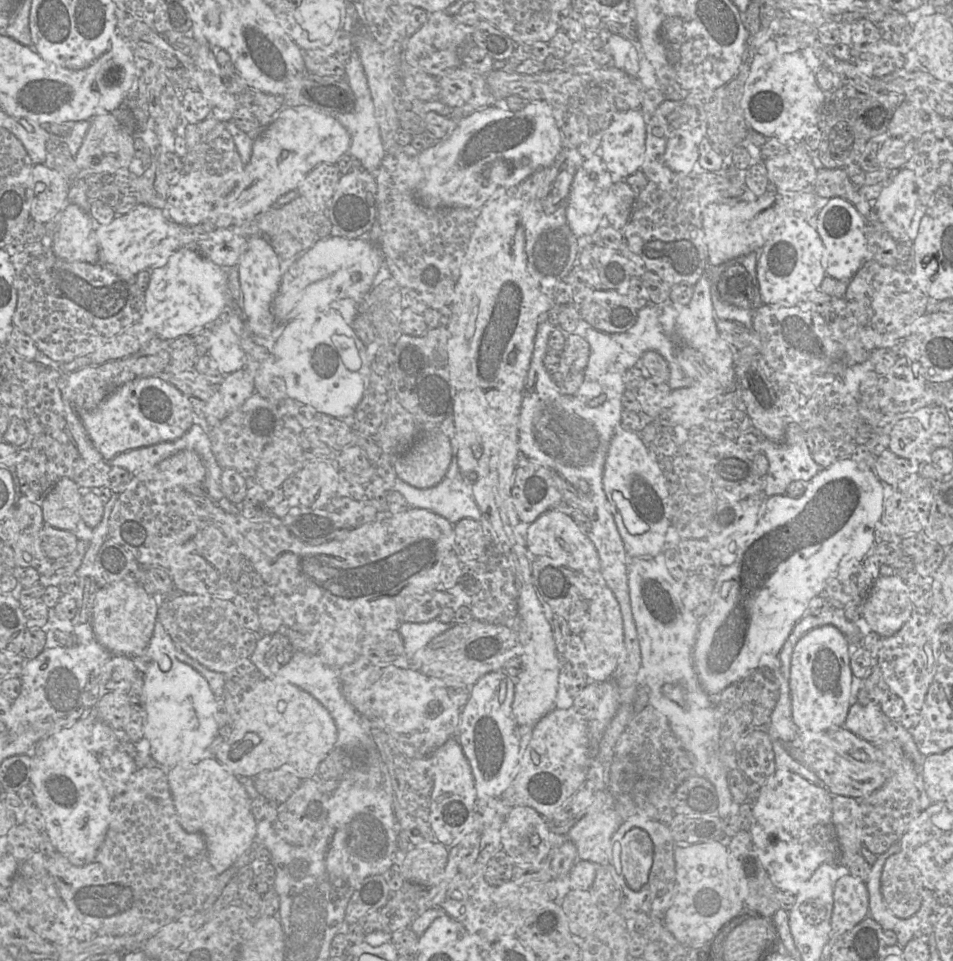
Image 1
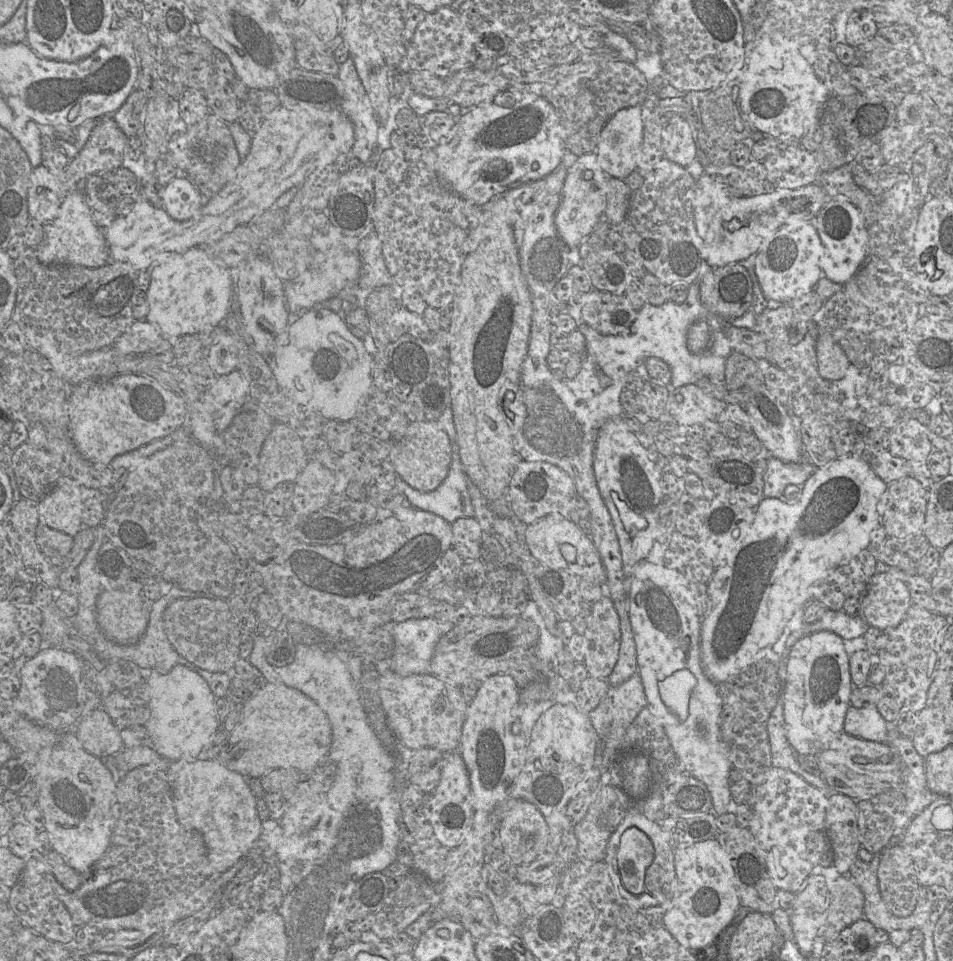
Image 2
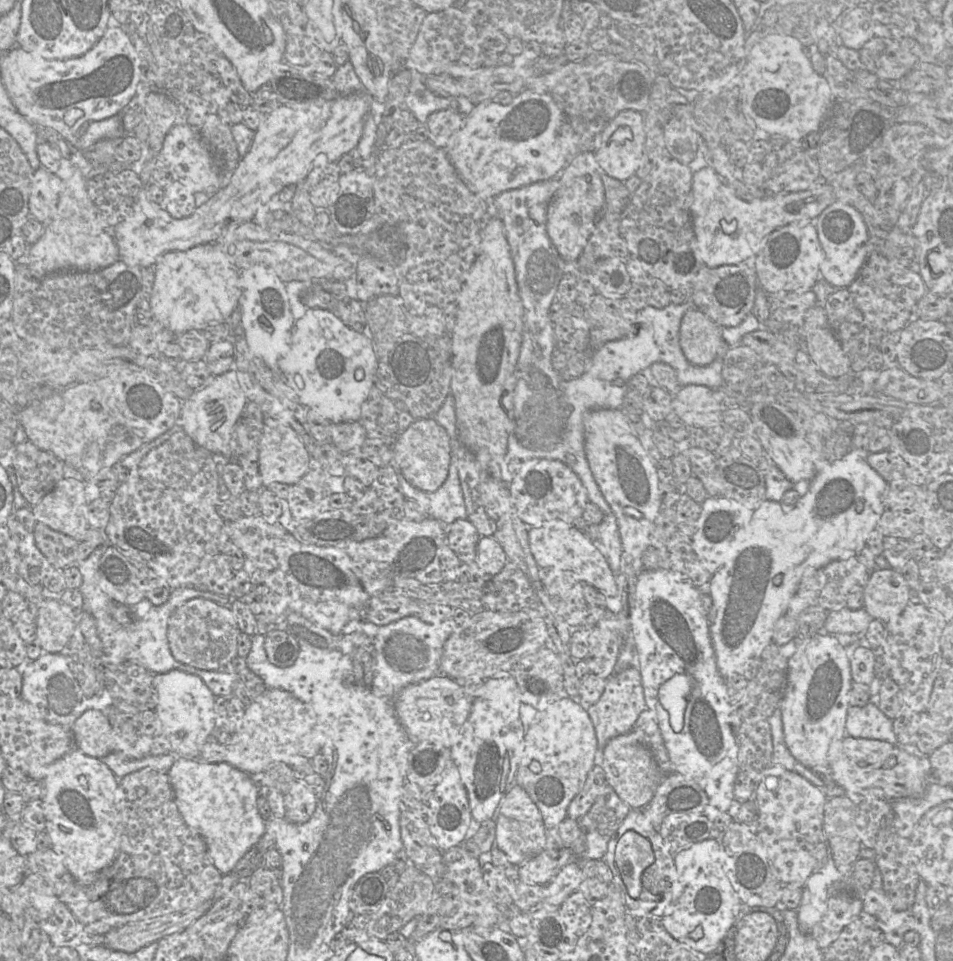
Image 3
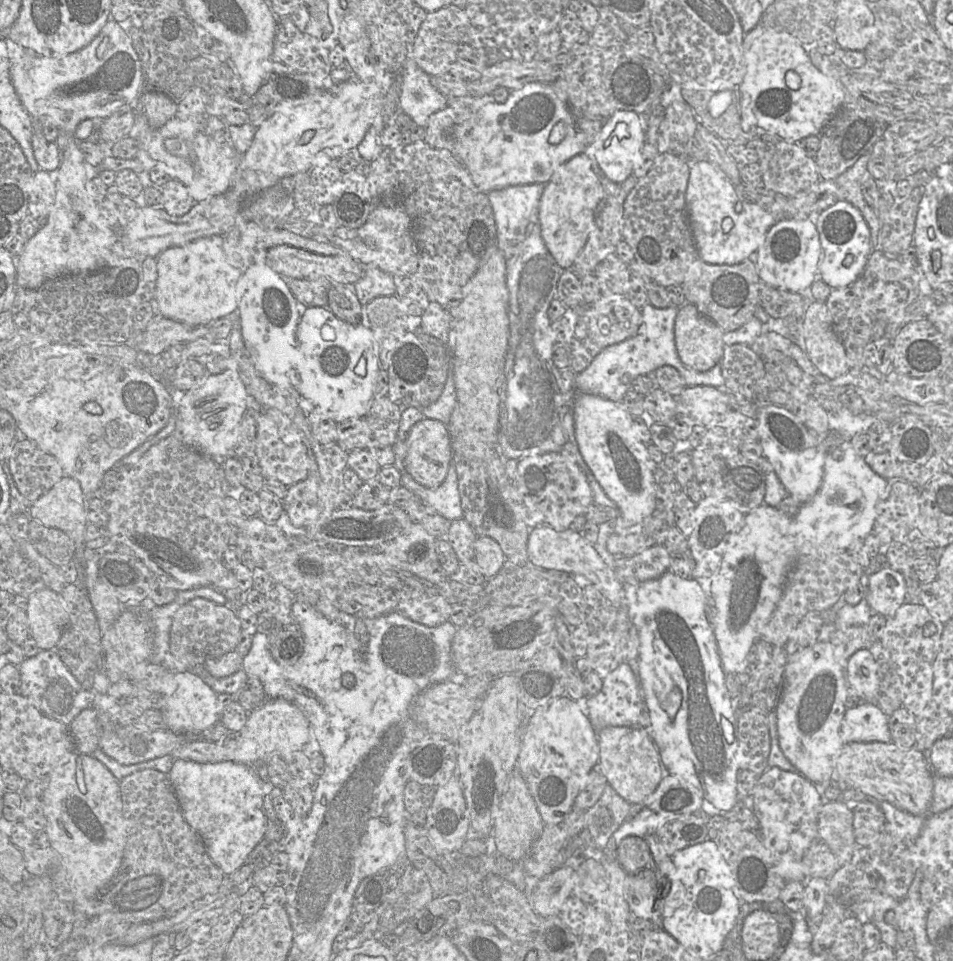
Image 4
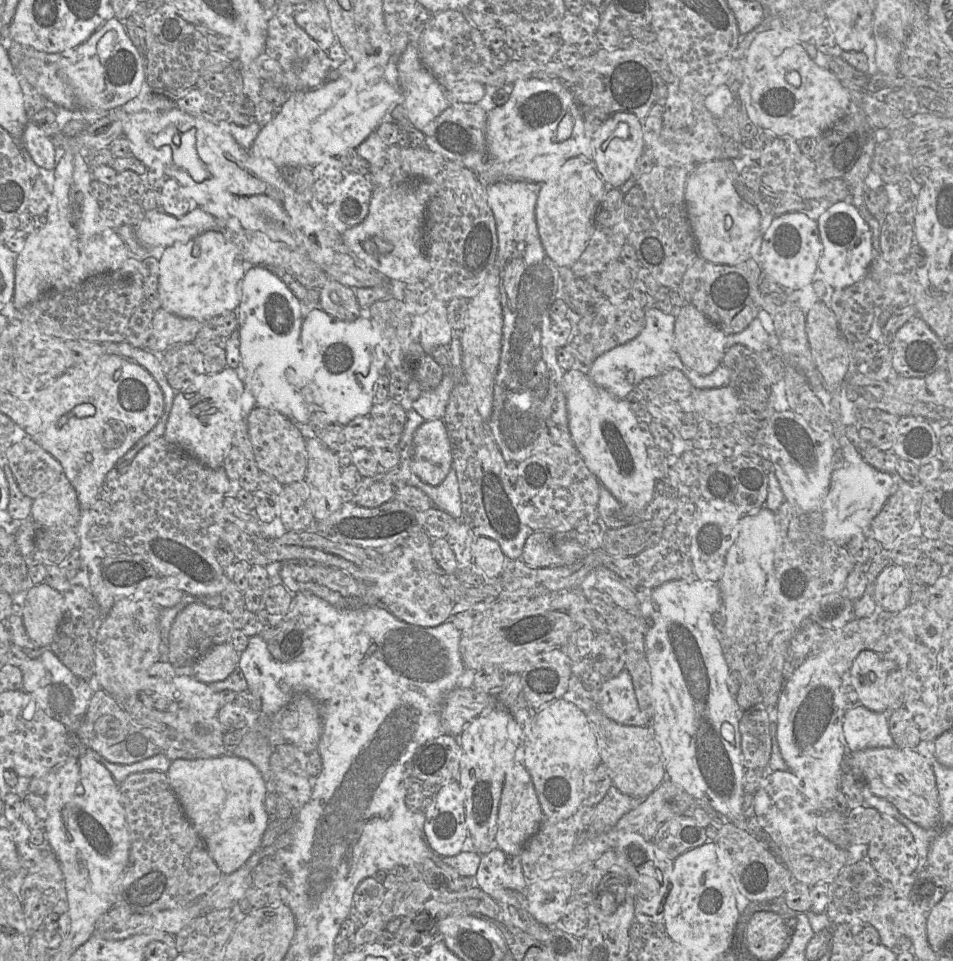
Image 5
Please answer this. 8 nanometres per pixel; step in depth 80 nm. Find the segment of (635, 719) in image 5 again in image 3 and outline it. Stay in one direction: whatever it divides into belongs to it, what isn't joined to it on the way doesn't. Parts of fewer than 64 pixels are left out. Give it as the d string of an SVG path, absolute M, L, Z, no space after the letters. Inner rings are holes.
M630 633L621 646L614 674L606 680L602 696L596 703L588 706L588 715L595 729L598 750L603 750L610 739L630 732L640 713L646 709L641 674L635 665L634 640Z

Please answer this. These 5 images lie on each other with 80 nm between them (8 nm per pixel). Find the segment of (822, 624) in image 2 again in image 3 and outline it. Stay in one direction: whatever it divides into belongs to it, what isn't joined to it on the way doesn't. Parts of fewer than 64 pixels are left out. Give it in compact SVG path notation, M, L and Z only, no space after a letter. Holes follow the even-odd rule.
M845 606L828 612L822 631L827 634L864 634L872 619L864 607L851 610Z

